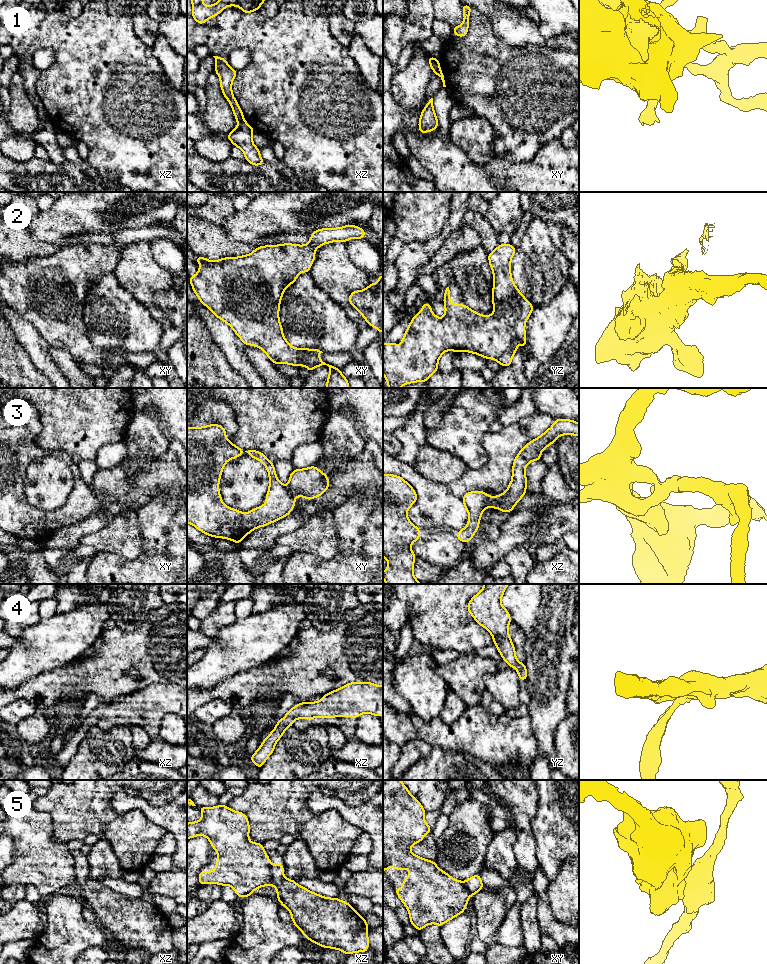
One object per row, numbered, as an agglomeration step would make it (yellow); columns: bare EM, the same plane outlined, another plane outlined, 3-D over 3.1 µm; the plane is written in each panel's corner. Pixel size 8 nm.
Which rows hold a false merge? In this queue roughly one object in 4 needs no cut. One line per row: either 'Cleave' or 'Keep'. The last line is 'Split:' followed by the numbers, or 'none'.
1: Cleave
2: Keep
3: Cleave
4: Keep
5: Cleave
Split: 1, 3, 5

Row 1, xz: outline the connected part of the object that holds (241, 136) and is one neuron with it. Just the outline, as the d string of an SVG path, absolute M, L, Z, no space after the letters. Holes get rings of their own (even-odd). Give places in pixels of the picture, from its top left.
M242 121L226 136L234 146L243 151L245 159L251 165L259 166L265 161L260 157L260 150L253 143L252 135L254 131L246 121Z

